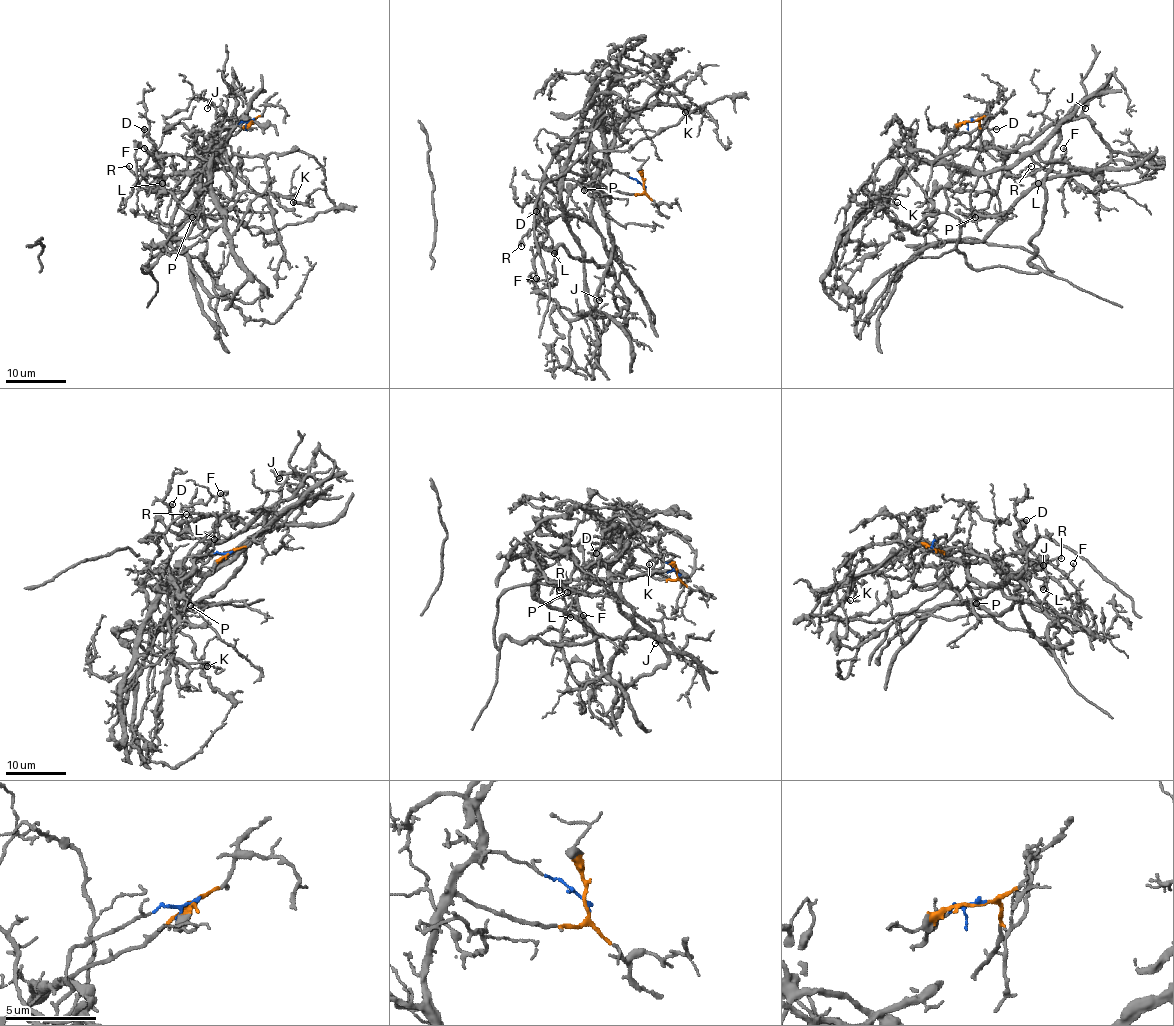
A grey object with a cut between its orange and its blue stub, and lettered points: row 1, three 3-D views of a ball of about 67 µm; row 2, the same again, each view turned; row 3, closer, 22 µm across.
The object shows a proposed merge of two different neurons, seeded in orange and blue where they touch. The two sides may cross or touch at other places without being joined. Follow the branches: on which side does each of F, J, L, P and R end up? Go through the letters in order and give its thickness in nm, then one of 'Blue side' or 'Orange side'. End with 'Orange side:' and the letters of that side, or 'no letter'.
F: Thickness 140 nm. Orange side
J: Thickness 150 nm. Blue side
L: Thickness 140 nm. Orange side
P: Thickness 120 nm. Blue side
R: Thickness 110 nm. Orange side
Orange side: F, L, R

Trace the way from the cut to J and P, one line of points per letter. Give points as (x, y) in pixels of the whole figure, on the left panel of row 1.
J: (252, 120), (211, 137), (202, 168), (210, 171), (231, 129), (219, 105), (211, 102), (207, 108)
P: (252, 120), (216, 132), (210, 141), (211, 150), (202, 168), (208, 176), (195, 204), (198, 215), (192, 218)

